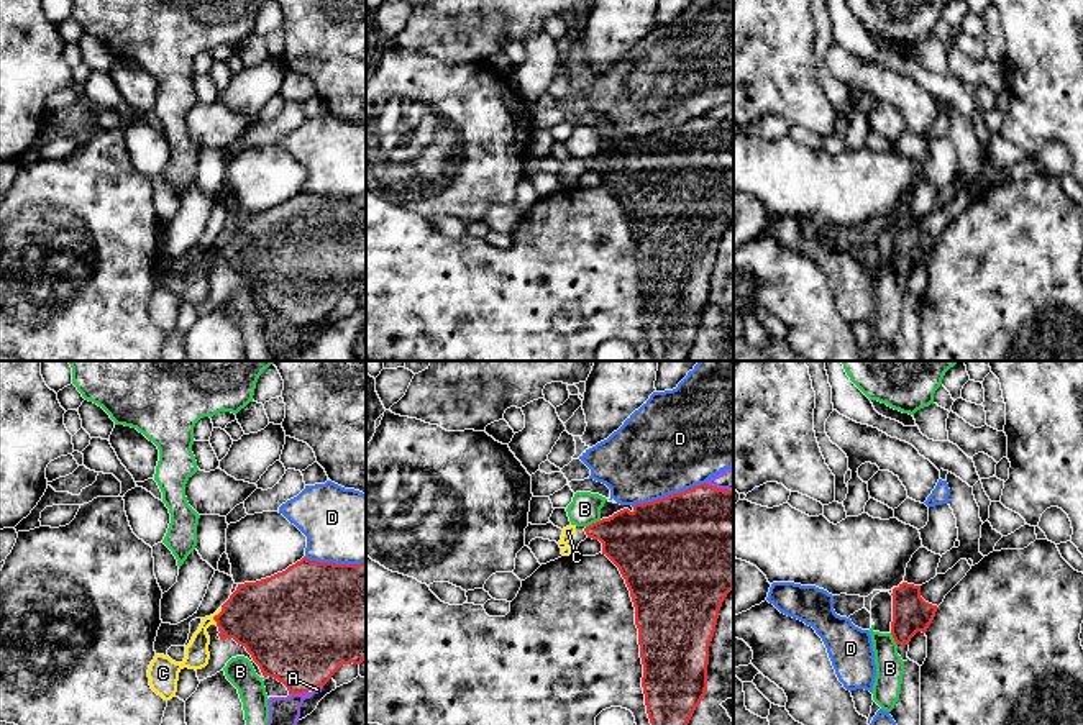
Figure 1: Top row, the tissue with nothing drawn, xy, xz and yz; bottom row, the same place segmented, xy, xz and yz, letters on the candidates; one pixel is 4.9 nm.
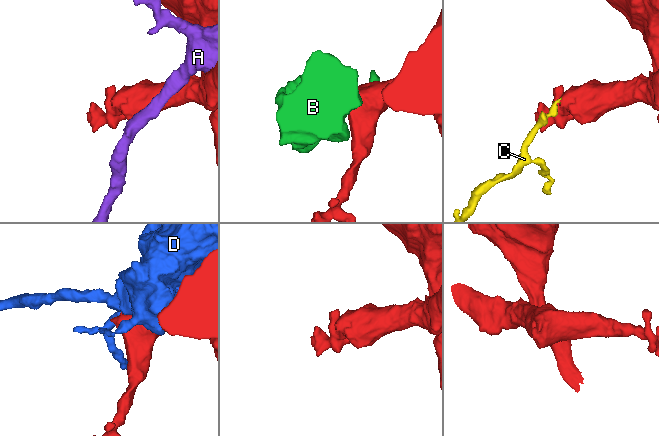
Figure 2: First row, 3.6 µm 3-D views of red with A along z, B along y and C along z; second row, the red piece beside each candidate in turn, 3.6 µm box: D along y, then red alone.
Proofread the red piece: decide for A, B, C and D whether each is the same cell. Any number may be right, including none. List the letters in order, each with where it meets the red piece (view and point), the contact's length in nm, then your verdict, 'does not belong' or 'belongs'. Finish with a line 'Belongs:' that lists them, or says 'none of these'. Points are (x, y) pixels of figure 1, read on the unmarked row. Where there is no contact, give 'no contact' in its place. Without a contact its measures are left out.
A: meets red in xy at (297, 325); contact 100 nm long; does not belong
B: meets red in xz at (593, 156); contact 80 nm long; does not belong
C: meets red in xy at (214, 250); contact 90 nm long; belongs
D: meets red in xz at (668, 128); contact 380 nm long; does not belong
Belongs: C

